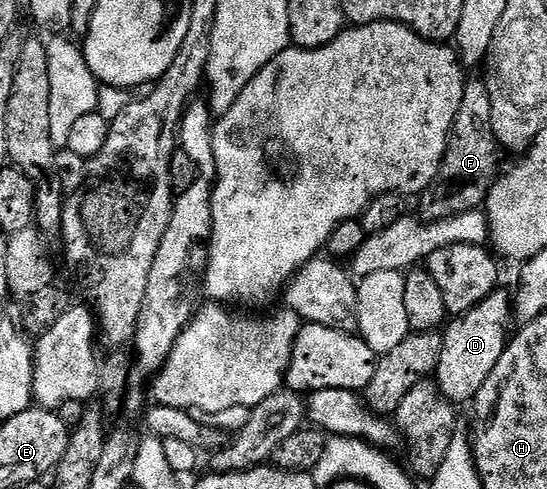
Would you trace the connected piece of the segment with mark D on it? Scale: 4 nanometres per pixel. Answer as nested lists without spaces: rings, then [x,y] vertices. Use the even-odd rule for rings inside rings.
[[[496,290],[485,298],[473,310],[464,316],[454,317],[442,329],[443,349],[441,362],[437,362],[433,379],[438,384],[441,394],[456,406],[474,401],[475,395],[485,386],[489,374],[501,362],[501,354],[507,349],[513,320],[513,296],[504,290]]]

